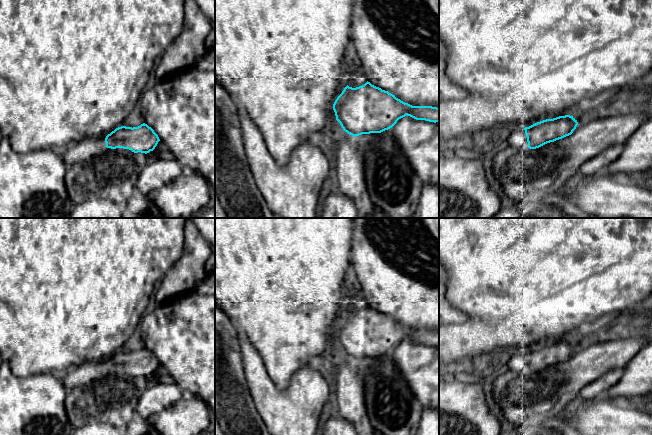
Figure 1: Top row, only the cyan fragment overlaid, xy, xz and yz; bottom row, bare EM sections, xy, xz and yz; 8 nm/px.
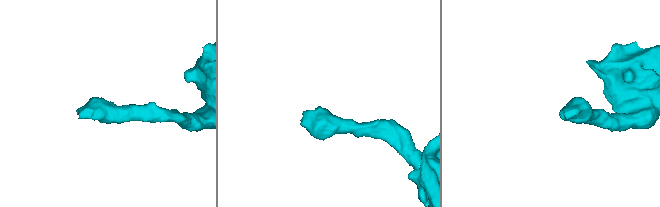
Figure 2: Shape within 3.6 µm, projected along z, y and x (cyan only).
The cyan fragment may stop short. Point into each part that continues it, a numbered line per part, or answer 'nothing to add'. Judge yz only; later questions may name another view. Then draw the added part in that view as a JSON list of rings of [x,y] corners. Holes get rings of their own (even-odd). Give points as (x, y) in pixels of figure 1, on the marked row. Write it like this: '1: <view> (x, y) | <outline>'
1: yz (517, 138) | [[[513,128],[508,138],[511,146],[526,150],[528,149],[527,137],[524,128]]]

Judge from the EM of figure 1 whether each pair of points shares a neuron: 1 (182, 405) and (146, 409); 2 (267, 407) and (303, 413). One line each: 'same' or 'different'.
1: different
2: same

